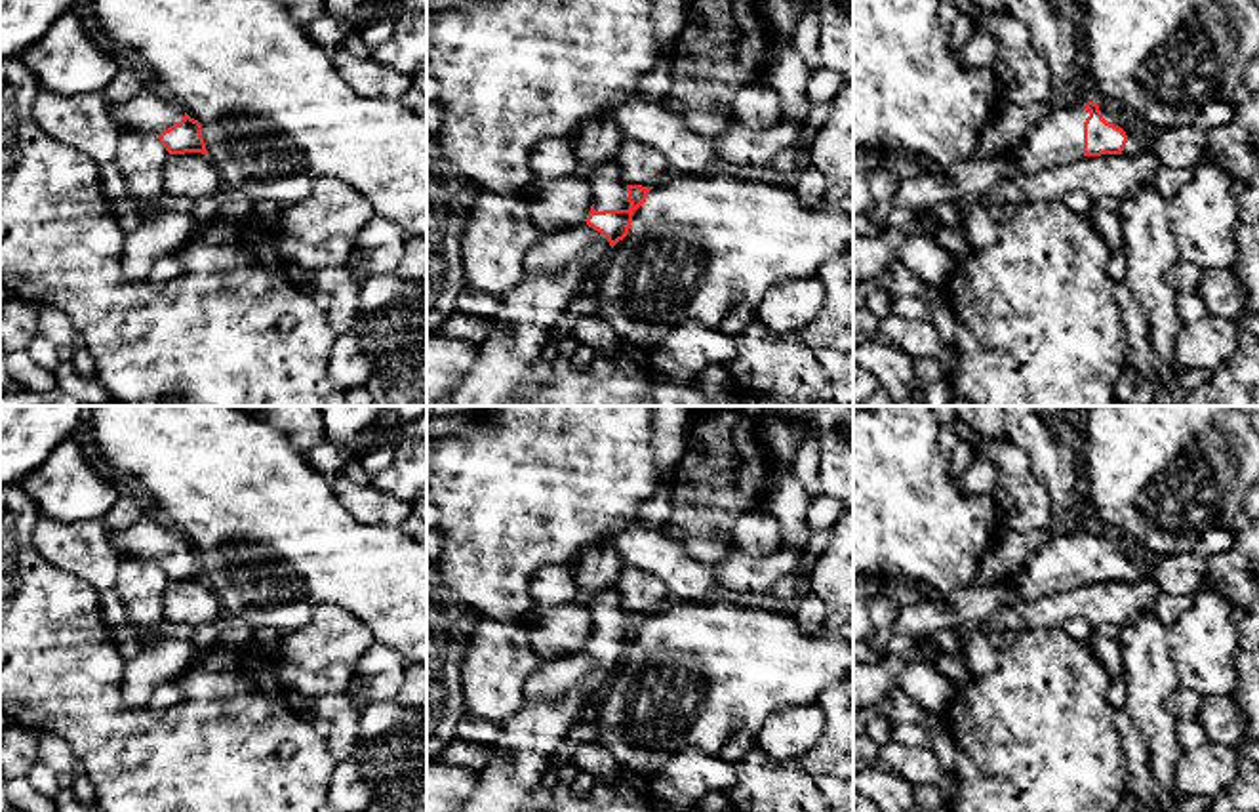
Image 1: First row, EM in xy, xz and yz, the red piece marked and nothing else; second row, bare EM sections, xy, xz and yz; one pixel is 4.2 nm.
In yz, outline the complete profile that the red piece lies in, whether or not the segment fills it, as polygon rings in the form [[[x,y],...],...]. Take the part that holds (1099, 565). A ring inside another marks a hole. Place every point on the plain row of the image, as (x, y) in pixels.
[[[1088,528],[1049,539],[1032,551],[1027,564],[998,581],[1008,593],[1008,606],[1046,595],[1065,593],[1084,583],[1139,581],[1152,576],[1152,562],[1114,532]]]

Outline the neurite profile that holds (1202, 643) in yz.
[[[1204,579],[1190,608],[1168,625],[1168,646],[1179,686],[1200,696],[1230,696],[1238,633],[1230,599],[1217,581]]]

